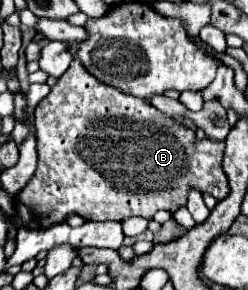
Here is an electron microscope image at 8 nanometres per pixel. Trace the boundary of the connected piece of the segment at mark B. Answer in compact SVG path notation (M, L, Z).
M68 44L74 60L72 60L72 66L58 78L58 84L52 88L52 92L36 106L36 130L38 130L38 168L32 176L32 180L26 184L26 188L20 190L20 194L16 196L16 214L18 218L22 218L24 226L26 228L32 228L32 230L46 230L50 228L52 224L56 222L64 222L70 214L80 214L82 218L86 220L116 220L116 222L122 222L130 216L142 216L142 218L148 218L152 220L152 216L158 212L158 210L168 210L170 214L176 212L176 208L182 208L186 206L186 198L188 198L188 190L200 190L202 194L210 194L214 196L218 202L224 200L228 196L228 178L222 170L222 154L224 154L224 142L216 142L216 140L210 140L210 138L204 138L204 140L198 140L196 138L196 132L190 130L188 126L168 118L166 114L162 114L160 110L156 110L148 100L142 100L142 98L136 98L136 96L128 96L120 90L116 90L114 86L108 86L108 84L102 84L98 82L92 74L88 74L82 66L82 62L78 60L76 56L76 46L74 44Z

